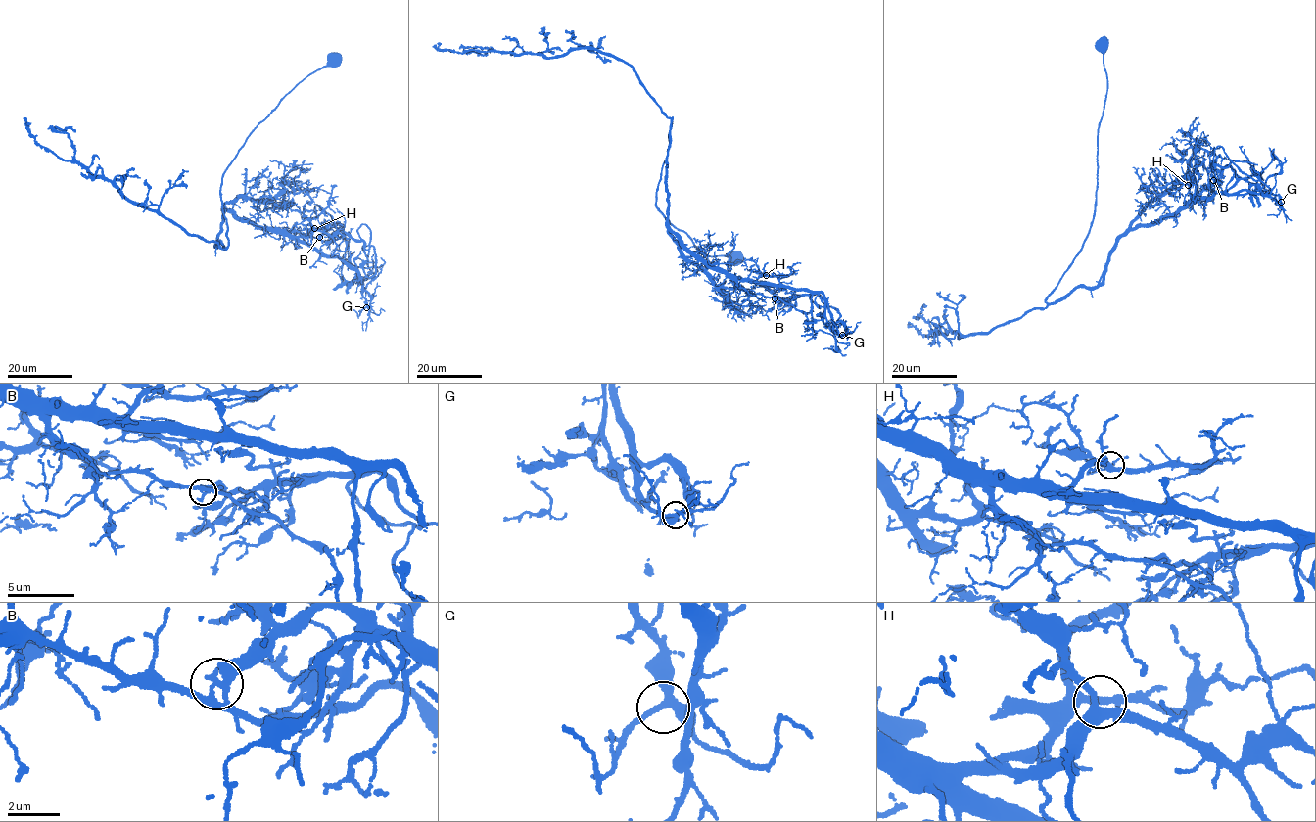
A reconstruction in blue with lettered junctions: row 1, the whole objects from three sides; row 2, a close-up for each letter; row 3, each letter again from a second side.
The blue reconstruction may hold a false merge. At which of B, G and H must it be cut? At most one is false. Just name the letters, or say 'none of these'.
B

